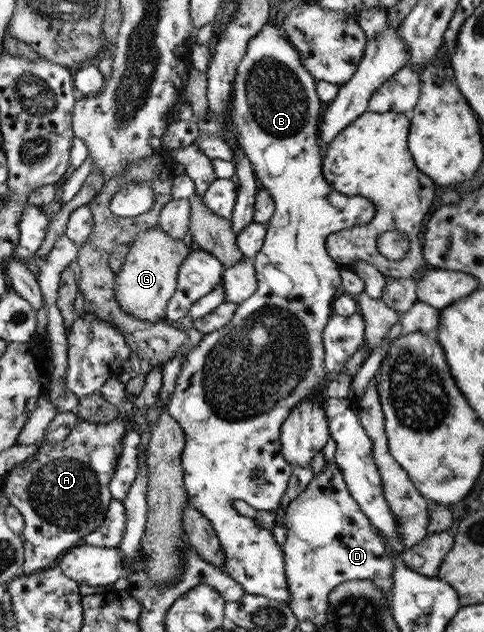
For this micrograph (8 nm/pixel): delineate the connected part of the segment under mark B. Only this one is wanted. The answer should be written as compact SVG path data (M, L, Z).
M268 21L263 25L262 29L250 40L250 44L247 45L246 55L241 60L241 63L239 63L239 67L237 67L238 71L234 80L234 92L232 92L230 112L224 114L224 116L218 116L212 110L208 110L203 116L194 119L199 130L202 130L203 133L219 137L225 142L225 132L233 131L236 134L236 139L240 147L246 152L247 158L258 178L258 182L262 188L269 191L273 199L275 210L267 223L269 228L266 232L265 244L262 246L261 252L257 253L253 258L253 267L255 267L258 288L249 299L237 306L233 320L231 320L226 328L205 335L198 346L187 351L184 363L182 364L182 372L178 376L178 384L175 385L174 394L171 395L170 402L167 403L163 410L171 414L174 419L178 419L178 423L186 433L186 448L182 454L182 466L185 470L185 487L189 495L189 504L195 506L199 512L202 512L210 520L212 527L215 529L216 536L219 538L224 552L224 573L231 575L231 578L234 578L235 582L241 583L245 591L249 594L258 594L259 596L266 596L267 598L289 604L293 600L293 597L291 597L289 581L286 578L285 551L282 549L282 546L276 546L274 544L275 538L273 538L271 531L268 531L265 527L260 527L252 519L241 516L235 510L233 501L244 500L249 506L257 510L275 512L279 508L293 469L290 463L286 461L285 455L282 454L282 425L285 424L286 418L290 416L291 411L299 403L307 401L307 399L313 399L317 395L317 390L320 390L320 386L322 386L322 380L330 373L326 369L325 363L325 329L327 323L330 323L331 304L334 304L333 300L336 300L335 294L337 294L337 289L342 285L342 282L340 278L341 268L330 258L329 252L326 250L326 240L331 233L355 226L363 226L371 222L376 214L376 208L368 198L350 198L347 195L337 192L330 185L328 179L323 178L324 174L321 174L321 164L325 162L325 159L321 156L321 122L323 118L321 114L323 114L323 110L321 110L321 100L317 98L317 79L306 69L306 64L303 64L302 60L299 59L299 50L290 42L283 26L279 27L275 22Z

